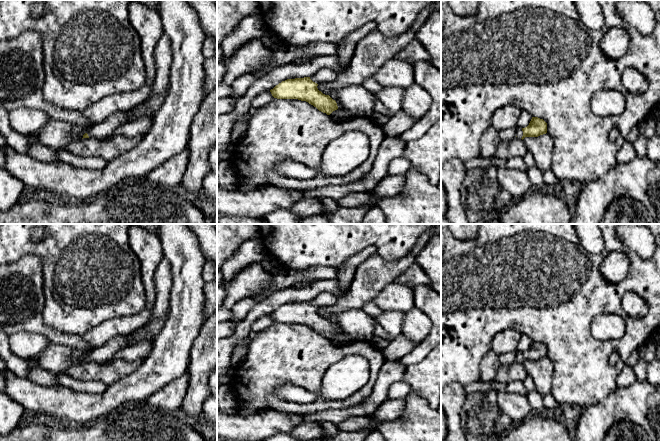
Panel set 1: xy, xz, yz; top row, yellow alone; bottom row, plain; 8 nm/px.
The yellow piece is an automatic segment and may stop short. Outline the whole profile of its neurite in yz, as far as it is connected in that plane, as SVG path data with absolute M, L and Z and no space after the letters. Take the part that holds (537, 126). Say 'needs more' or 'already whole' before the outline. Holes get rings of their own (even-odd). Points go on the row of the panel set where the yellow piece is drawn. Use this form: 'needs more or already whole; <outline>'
needs more; M532 117L529 125L525 128L516 127L516 136L520 139L525 137L538 137L547 133L547 123L538 117Z

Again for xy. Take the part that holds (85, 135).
needs more; M120 111L111 114L103 122L89 127L83 138L104 139L110 137L119 126L127 123L127 113L128 111Z

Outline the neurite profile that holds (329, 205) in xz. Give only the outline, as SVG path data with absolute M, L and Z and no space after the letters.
M320 197L318 199L319 202L322 204L324 211L334 212L339 208L336 201L329 197Z

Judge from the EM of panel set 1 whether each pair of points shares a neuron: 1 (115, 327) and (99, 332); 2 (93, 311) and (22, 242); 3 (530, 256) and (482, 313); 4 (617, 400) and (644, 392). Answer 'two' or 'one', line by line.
1: one
2: one
3: one
4: one

